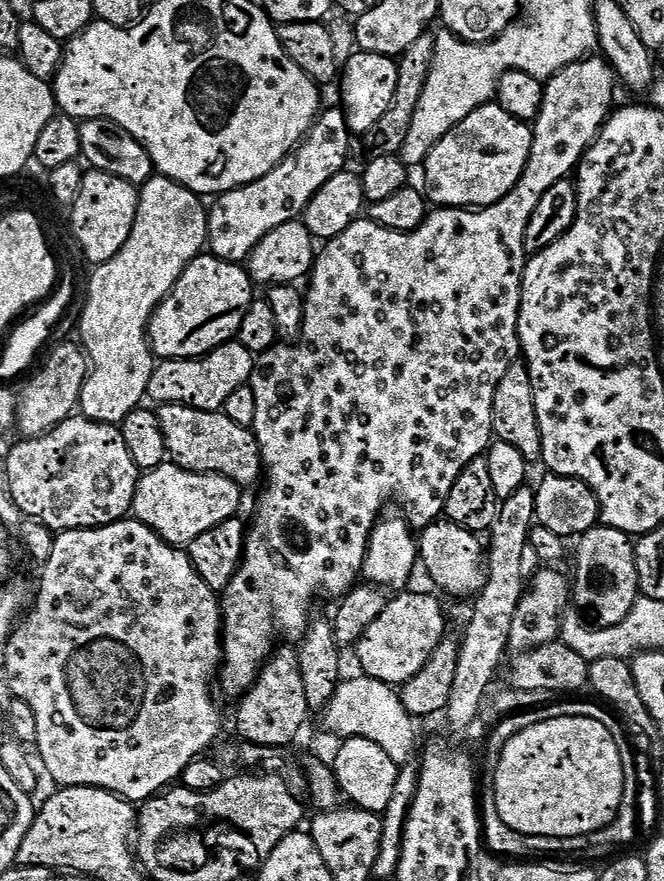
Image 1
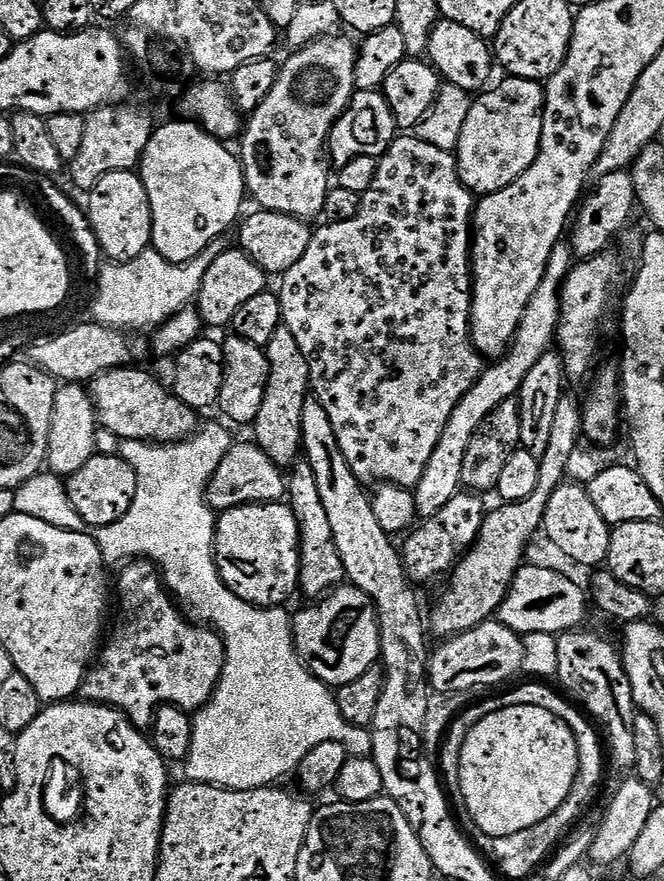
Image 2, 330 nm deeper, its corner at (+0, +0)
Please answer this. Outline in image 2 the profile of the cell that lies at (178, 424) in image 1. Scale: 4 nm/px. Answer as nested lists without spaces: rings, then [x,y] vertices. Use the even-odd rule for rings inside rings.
[[[137,366],[111,368],[91,381],[92,402],[96,406],[99,427],[110,430],[123,442],[146,440],[154,444],[174,444],[197,431],[197,409],[186,406],[167,387]]]

